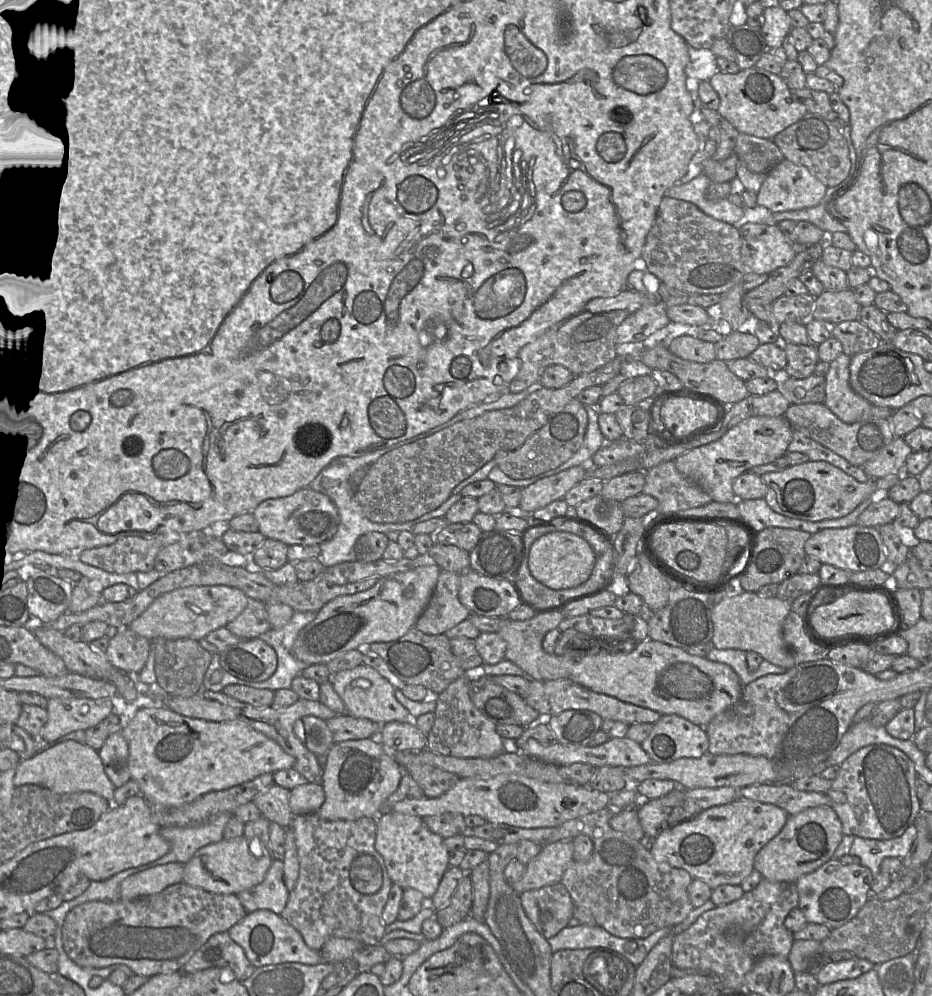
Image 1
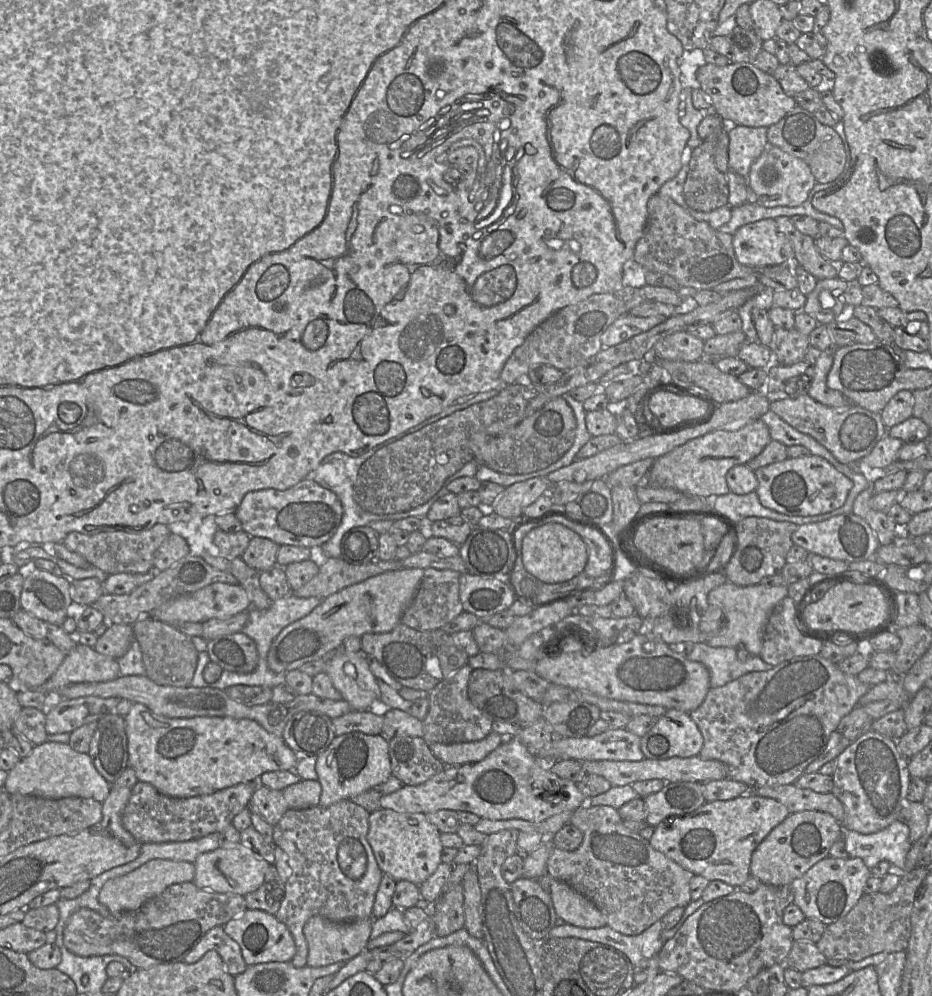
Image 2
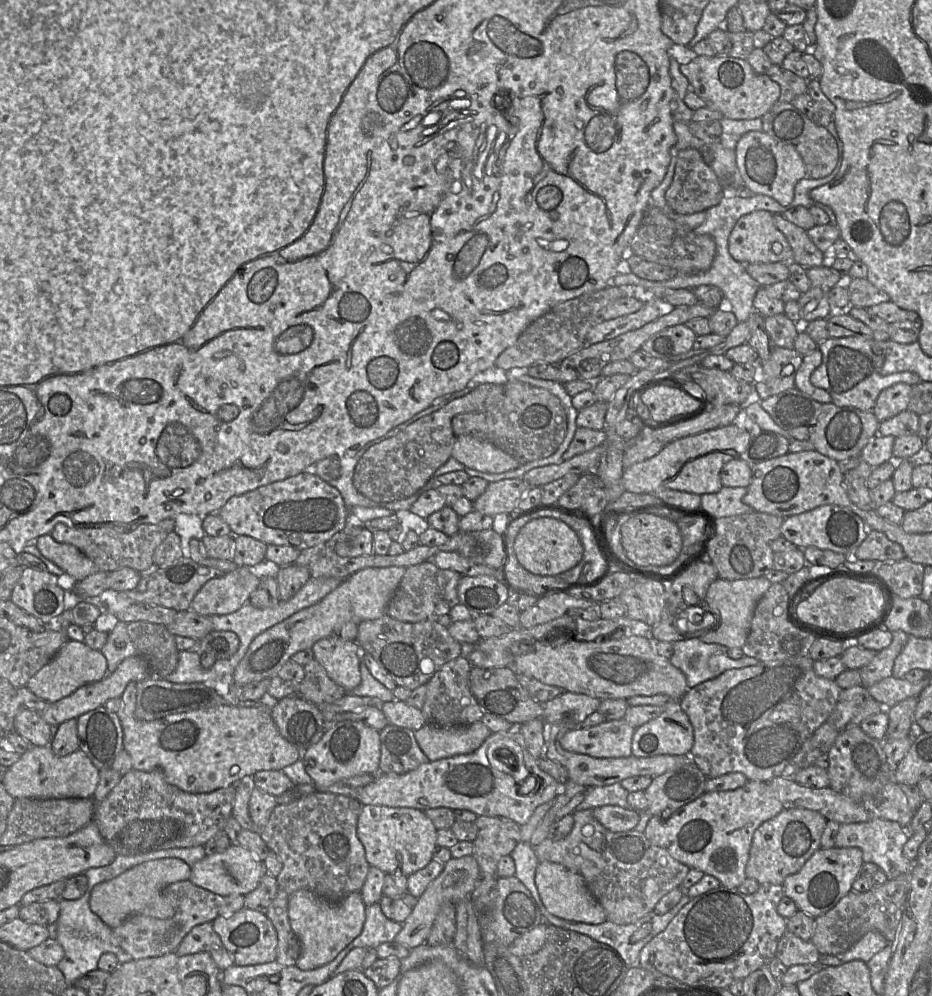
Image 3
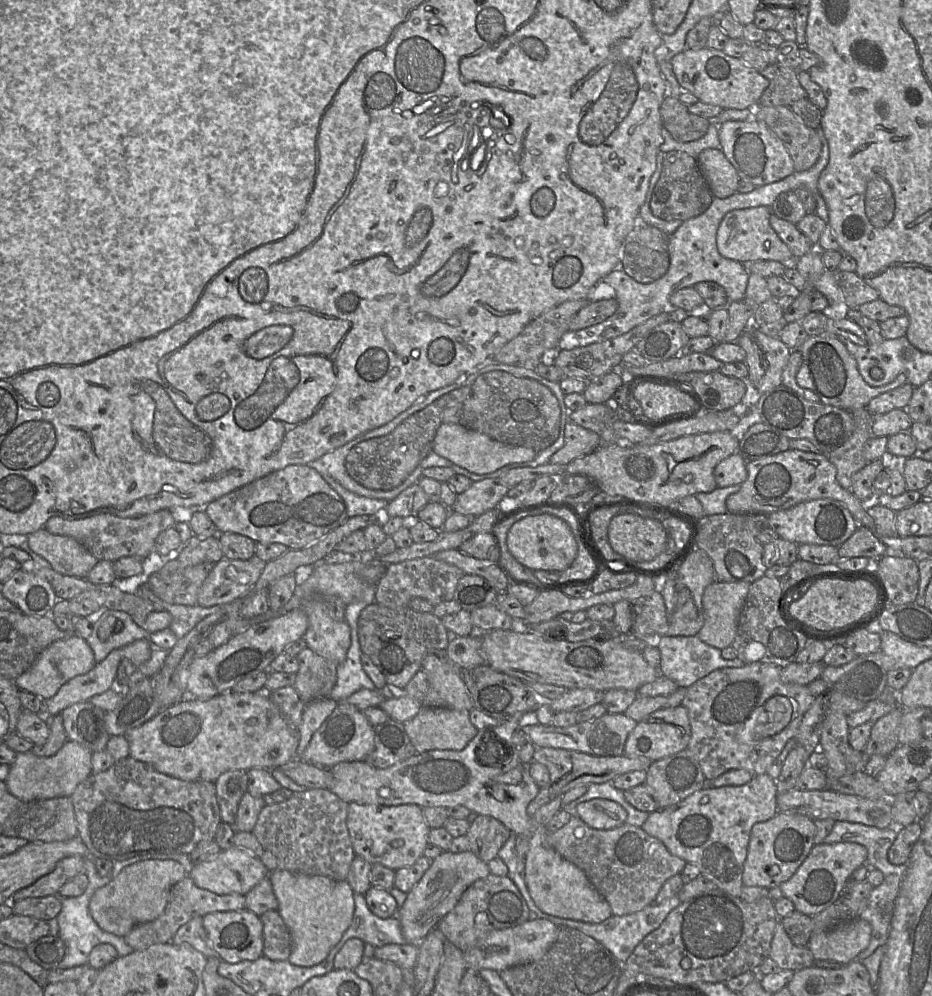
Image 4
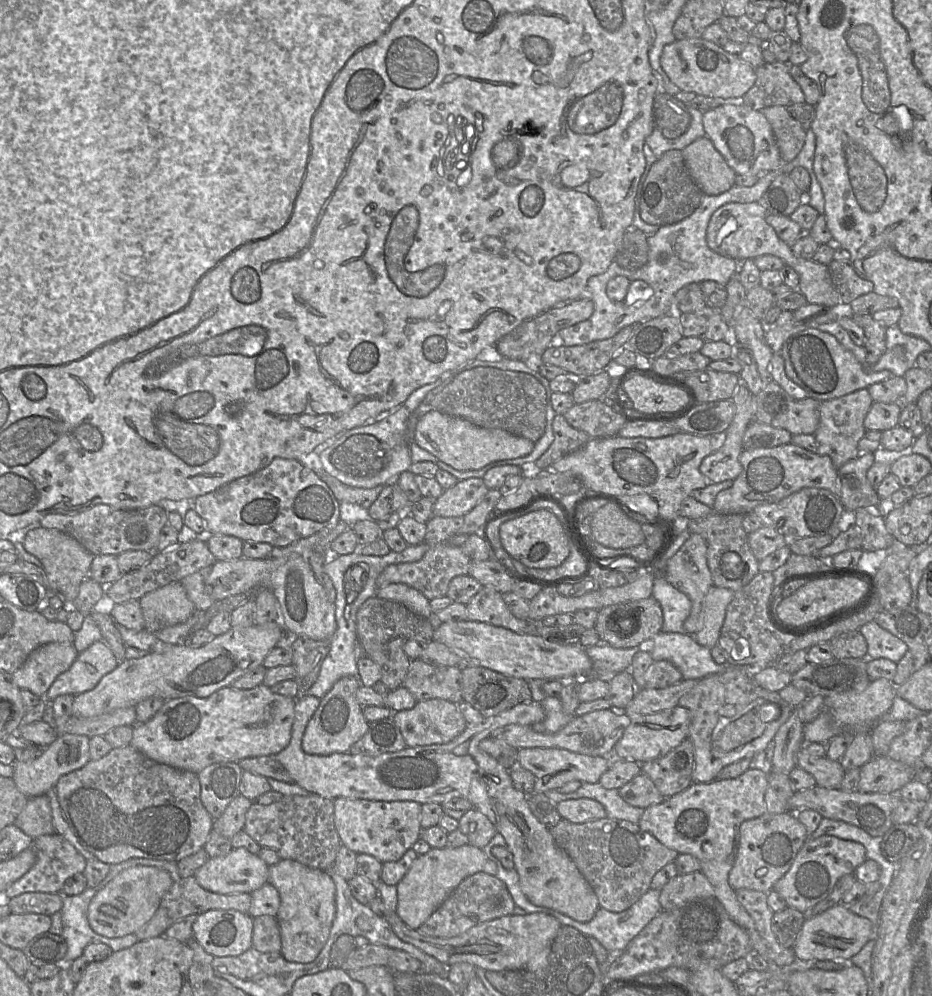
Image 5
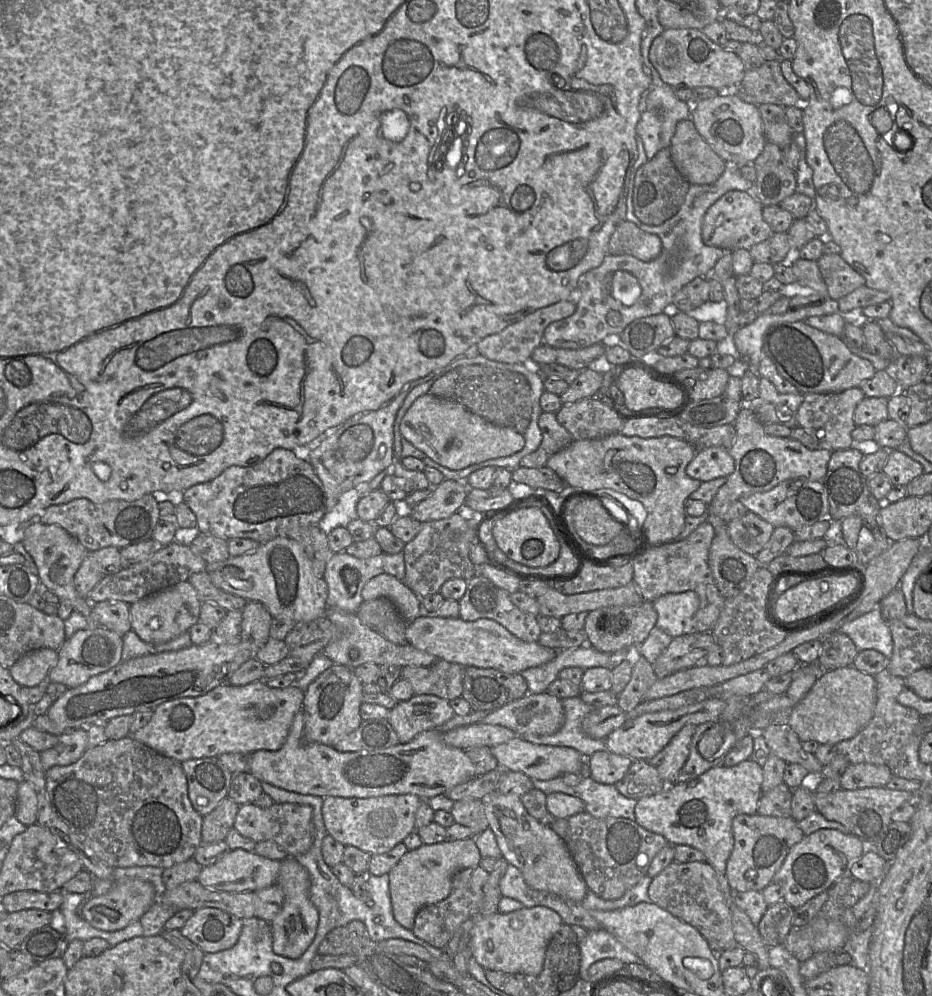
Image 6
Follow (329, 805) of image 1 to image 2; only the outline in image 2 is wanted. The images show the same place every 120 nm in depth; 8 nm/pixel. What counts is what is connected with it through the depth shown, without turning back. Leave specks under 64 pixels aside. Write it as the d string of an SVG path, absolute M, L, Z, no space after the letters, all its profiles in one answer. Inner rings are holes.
M361 732L335 736L328 748L317 756L315 768L322 787L319 805L327 807L349 800L386 782L392 775L388 741L381 734Z

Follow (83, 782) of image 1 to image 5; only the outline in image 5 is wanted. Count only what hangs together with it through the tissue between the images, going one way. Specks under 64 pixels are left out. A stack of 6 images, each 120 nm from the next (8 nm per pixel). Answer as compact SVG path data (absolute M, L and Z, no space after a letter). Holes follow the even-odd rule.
M62 734L42 754L32 761L15 761L12 779L18 790L27 798L42 796L55 787L59 778L69 772L82 768L90 760L89 737L85 735Z

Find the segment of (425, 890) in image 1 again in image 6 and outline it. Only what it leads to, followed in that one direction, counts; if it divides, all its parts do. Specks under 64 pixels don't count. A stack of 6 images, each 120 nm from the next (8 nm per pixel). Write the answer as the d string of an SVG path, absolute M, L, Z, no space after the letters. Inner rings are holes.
M414 794L385 795L369 798L344 798L327 796L323 798L322 816L327 833L344 845L359 848L371 855L390 851L415 830L415 815L422 799Z

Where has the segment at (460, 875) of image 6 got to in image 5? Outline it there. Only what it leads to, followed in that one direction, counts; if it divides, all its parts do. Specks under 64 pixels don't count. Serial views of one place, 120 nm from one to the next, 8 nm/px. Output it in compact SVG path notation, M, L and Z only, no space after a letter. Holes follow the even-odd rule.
M481 871L465 878L417 931L426 936L456 937L483 922L512 915L515 907L506 884L497 877Z

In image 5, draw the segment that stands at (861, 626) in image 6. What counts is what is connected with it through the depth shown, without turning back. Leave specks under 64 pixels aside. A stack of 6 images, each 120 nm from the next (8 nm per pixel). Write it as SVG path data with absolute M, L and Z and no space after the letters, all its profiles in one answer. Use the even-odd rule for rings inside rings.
M874 620L864 624L859 632L867 642L868 659L885 658L898 663L907 651L907 645L902 640Z

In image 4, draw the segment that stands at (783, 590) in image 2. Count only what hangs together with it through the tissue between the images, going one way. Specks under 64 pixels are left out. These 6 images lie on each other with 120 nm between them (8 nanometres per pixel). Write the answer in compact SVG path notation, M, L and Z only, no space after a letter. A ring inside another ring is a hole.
M713 581L704 590L704 624L698 638L718 649L732 645L751 583Z

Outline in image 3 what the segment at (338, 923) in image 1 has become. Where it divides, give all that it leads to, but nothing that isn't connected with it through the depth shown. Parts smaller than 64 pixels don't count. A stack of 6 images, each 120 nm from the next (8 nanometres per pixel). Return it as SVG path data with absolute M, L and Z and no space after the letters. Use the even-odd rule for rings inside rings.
M313 792L309 795L298 796L288 804L278 804L270 815L260 835L269 849L275 852L282 862L282 870L276 876L278 892L269 906L266 916L270 919L277 932L278 963L284 966L295 966L301 953L300 942L293 932L288 916L288 901L292 893L299 890L310 891L329 901L339 902L352 892L360 892L370 868L365 856L365 849L357 836L357 822L363 804L357 799L329 792Z

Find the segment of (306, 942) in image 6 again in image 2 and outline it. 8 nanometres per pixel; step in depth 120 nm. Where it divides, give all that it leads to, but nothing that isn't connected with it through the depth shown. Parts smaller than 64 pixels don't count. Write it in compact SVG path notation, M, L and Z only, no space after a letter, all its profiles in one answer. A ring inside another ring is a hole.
M321 916L311 917L303 927L308 945L306 965L309 967L327 966L336 962L347 962L366 949L370 940L373 918L353 922L337 923Z

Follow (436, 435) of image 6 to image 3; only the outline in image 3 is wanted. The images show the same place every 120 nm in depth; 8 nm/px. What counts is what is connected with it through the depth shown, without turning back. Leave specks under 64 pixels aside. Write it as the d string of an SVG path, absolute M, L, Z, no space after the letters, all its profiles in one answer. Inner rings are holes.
M468 435L456 436L452 457L468 468L485 473L502 473L521 466L493 444Z

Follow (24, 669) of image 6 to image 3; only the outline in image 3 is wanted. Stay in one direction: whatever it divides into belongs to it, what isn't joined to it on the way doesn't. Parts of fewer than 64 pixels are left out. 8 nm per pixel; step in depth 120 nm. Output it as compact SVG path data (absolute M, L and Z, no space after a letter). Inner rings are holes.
M68 639L56 655L28 680L26 687L46 703L51 703L86 684L100 681L107 674L107 660L100 650L90 648L84 642Z

